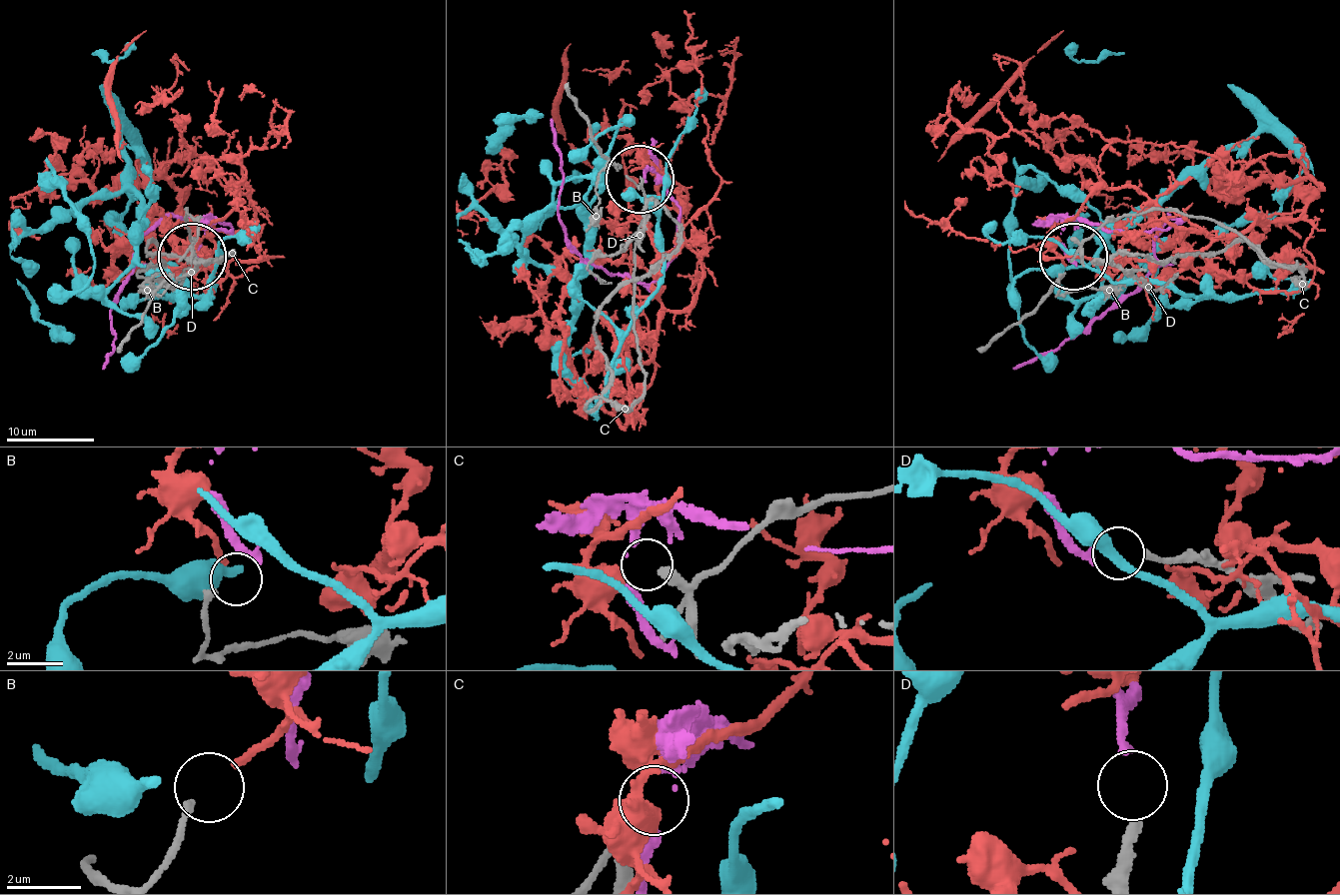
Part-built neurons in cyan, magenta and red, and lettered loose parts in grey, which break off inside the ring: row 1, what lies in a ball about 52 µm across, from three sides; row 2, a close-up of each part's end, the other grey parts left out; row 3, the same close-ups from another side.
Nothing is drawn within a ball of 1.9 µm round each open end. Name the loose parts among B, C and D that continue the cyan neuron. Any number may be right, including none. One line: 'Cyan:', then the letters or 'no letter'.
Cyan: no letter

